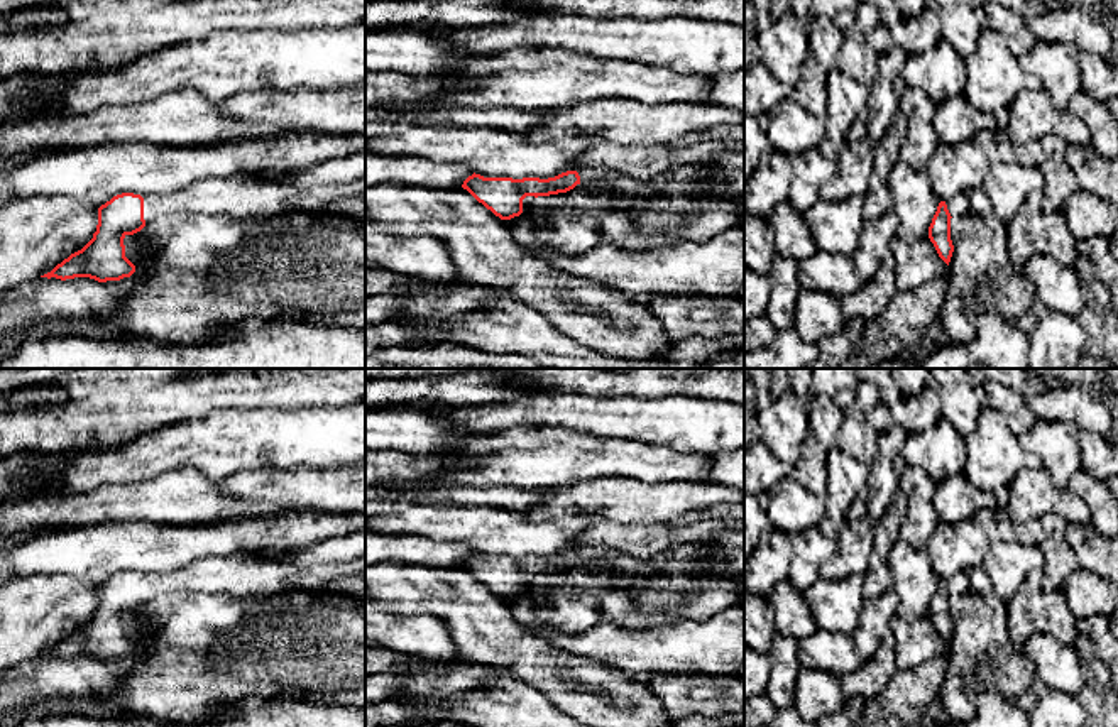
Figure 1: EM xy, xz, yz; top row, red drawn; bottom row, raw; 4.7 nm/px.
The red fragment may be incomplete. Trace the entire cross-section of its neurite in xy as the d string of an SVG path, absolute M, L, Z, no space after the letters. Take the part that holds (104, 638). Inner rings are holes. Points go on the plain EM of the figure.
M288 549L247 551L230 556L211 556L193 561L173 573L134 573L122 571L98 587L98 604L93 617L78 631L71 632L51 651L41 656L61 659L90 656L98 661L120 659L135 651L135 644L125 636L123 617L140 610L149 600L162 593L218 593L233 599L254 597L257 600L274 599L289 588L306 582L320 592L347 593L365 599L365 558L338 565L298 566L288 558Z

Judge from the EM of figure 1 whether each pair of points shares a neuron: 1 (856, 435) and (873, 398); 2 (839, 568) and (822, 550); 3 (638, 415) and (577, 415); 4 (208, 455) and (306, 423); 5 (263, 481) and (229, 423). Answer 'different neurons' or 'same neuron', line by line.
1: same neuron
2: different neurons
3: same neuron
4: same neuron
5: different neurons

